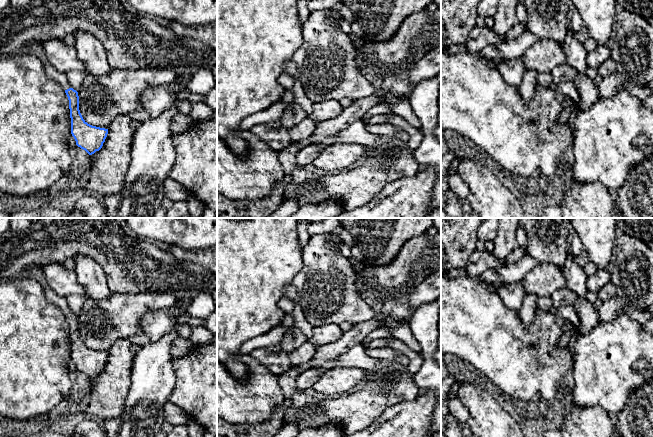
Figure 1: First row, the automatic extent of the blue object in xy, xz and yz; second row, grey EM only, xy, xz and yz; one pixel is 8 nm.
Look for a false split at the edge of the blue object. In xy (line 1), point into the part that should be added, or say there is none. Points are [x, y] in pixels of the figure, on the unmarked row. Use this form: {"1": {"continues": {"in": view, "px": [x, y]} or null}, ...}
{"1": {"continues": {"in": "xy", "px": [61, 302]}}}

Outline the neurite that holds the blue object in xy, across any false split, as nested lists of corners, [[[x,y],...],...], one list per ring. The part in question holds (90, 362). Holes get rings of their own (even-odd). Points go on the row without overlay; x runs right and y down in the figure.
[[[49,287],[45,289],[45,296],[50,303],[55,304],[63,311],[68,321],[71,358],[76,365],[76,369],[89,379],[99,375],[105,366],[108,353],[92,350],[83,343],[79,334],[78,316],[70,310],[66,297],[58,296]]]

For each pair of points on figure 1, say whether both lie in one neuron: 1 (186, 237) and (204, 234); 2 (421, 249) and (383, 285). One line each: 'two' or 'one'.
1: one
2: one

